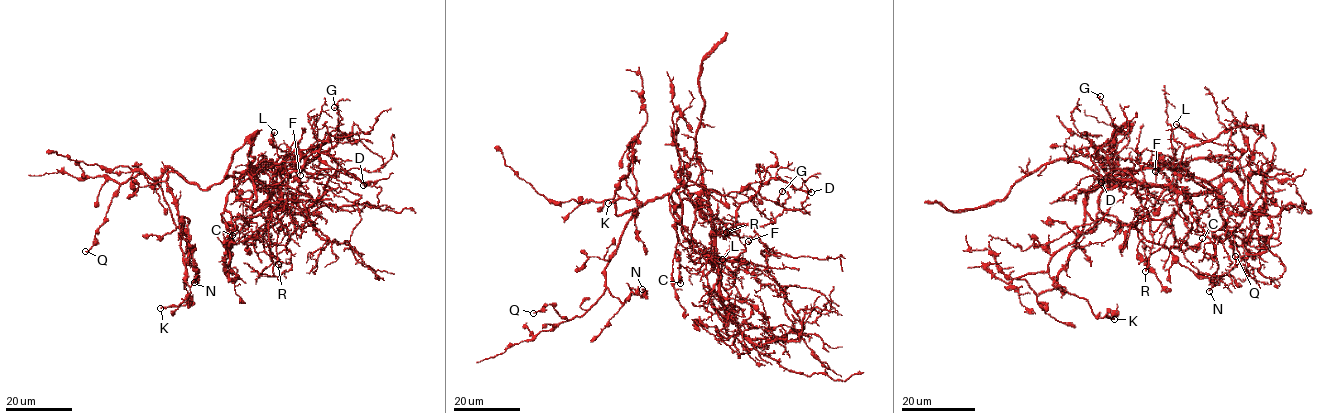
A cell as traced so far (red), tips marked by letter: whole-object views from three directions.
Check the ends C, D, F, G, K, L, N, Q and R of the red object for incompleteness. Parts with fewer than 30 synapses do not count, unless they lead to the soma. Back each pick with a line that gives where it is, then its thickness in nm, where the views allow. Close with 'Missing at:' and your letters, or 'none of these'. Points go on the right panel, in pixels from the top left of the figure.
R: place (1145, 271); calibre 190 nm
Missing at: R

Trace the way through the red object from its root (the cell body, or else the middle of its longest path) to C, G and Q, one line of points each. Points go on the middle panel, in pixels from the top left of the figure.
C: (676, 209), (684, 237), (691, 245), (700, 243), (719, 256), (705, 262), (696, 273), (680, 266), (680, 283)
G: (676, 209), (681, 219), (679, 193), (702, 183), (738, 203), (758, 193), (782, 206), (782, 191)
Q: (676, 209), (663, 195), (635, 212), (607, 264), (604, 293), (582, 315), (564, 319), (551, 304), (533, 313)

